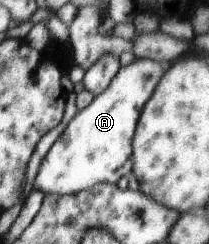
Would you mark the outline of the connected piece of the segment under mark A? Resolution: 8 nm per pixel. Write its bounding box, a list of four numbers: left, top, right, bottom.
[32,58,162,195]

